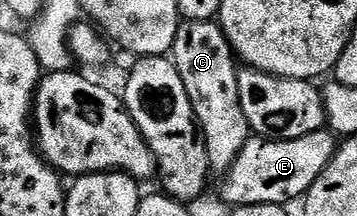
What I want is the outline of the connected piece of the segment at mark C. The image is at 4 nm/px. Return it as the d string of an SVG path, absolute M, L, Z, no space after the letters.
M181 21L178 36L174 36L170 59L190 98L200 134L205 140L211 173L223 175L252 134L250 124L242 113L242 100L238 100L238 62L232 53L232 46L215 21Z

